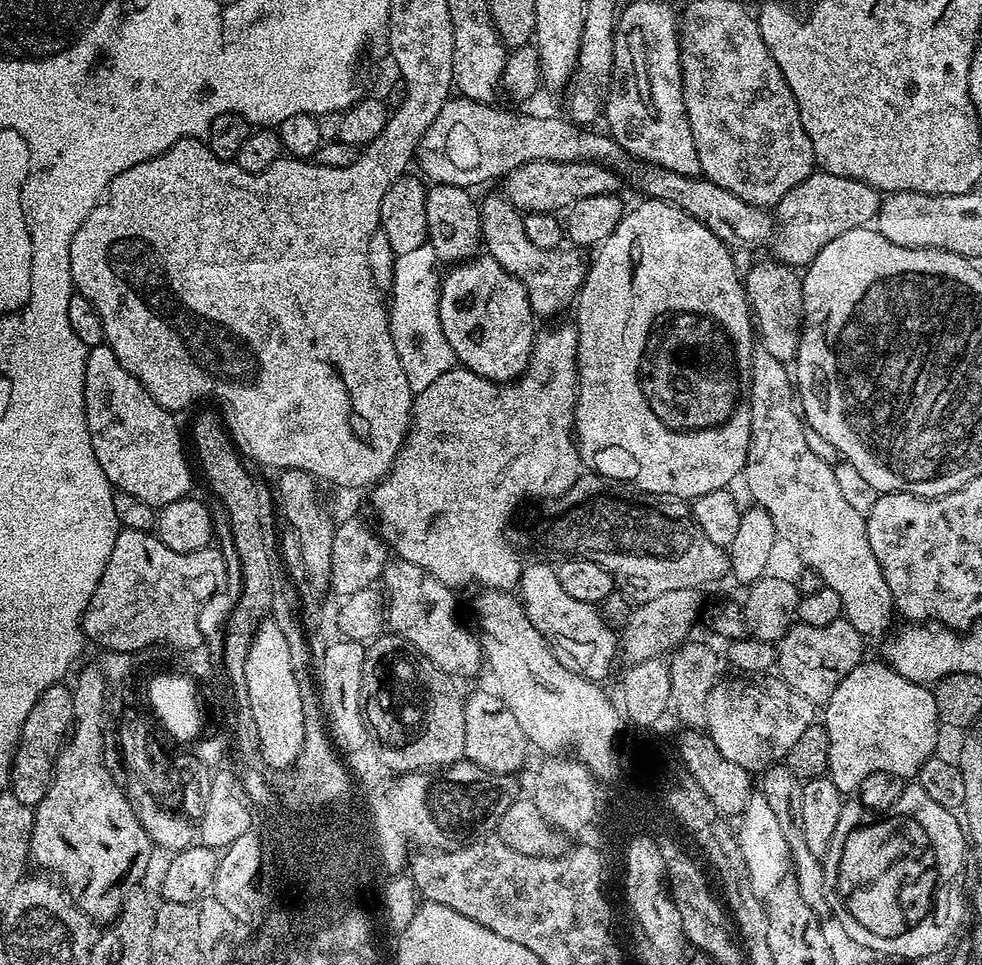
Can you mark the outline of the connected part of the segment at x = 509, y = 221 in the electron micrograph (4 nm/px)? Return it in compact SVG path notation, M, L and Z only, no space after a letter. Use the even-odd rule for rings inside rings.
M503 194L488 196L485 200L481 199L479 205L480 234L487 255L491 256L494 262L498 262L498 266L505 268L514 278L518 278L518 282L522 282L532 311L536 313L537 317L556 316L559 312L566 311L567 308L569 311L573 307L576 297L580 295L581 286L584 285L586 260L579 256L578 253L580 252L576 250L570 250L574 252L564 252L565 250L560 248L542 250L542 246L534 246L534 242L530 242L530 238L526 238L524 216L510 203L508 197Z

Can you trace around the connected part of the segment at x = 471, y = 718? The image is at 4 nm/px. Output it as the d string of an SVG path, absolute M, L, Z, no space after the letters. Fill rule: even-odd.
M495 691L476 692L464 700L465 750L464 755L478 766L500 778L507 772L516 772L524 764L524 755L530 751L527 738L518 726L518 718L504 705L504 699Z

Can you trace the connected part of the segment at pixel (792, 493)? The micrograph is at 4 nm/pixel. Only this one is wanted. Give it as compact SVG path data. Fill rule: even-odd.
M757 347L752 353L752 365L746 370L746 395L750 402L750 446L742 481L749 494L756 499L753 501L759 507L770 514L777 537L790 542L800 555L802 564L813 568L827 588L840 596L843 619L858 630L861 638L883 637L889 631L888 618L894 614L894 605L890 586L886 586L886 578L878 566L878 558L874 558L874 550L870 550L868 521L865 513L846 503L846 497L838 486L835 467L829 461L818 458L818 454L814 454L806 443L806 424L798 411L798 396L789 365L768 354L764 347Z

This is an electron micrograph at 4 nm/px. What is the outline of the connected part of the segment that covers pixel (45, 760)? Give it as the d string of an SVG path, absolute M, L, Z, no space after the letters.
M61 682L50 686L34 702L34 710L26 714L26 722L22 726L20 744L16 747L14 762L12 763L12 778L10 790L18 802L22 802L30 809L46 798L46 794L52 785L52 775L56 773L56 759L60 756L60 750L69 735L72 726L72 689L67 683Z

